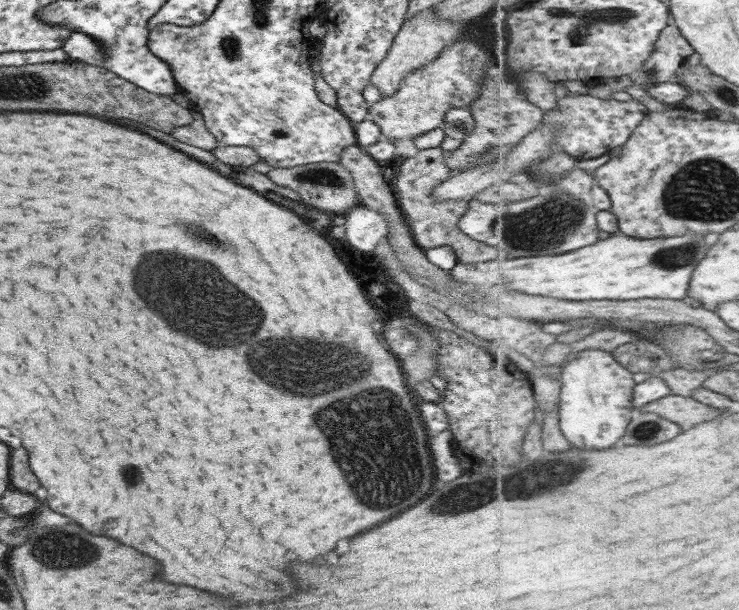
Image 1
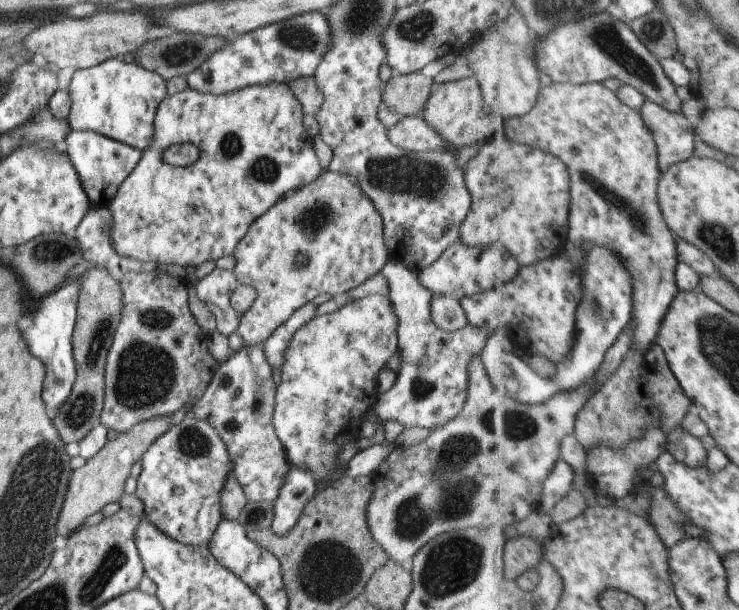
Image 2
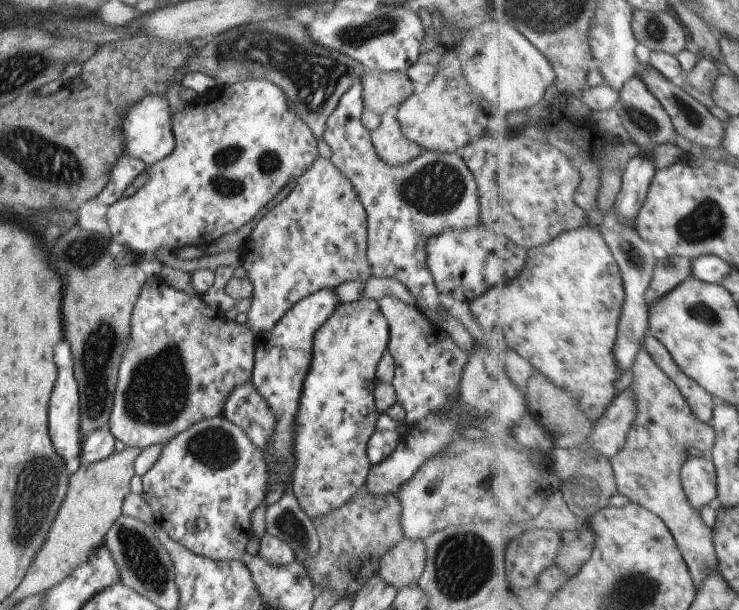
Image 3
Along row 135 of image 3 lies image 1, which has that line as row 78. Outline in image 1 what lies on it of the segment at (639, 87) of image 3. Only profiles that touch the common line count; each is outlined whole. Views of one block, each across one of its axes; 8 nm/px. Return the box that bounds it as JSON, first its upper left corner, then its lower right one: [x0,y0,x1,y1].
[642,25,697,82]

